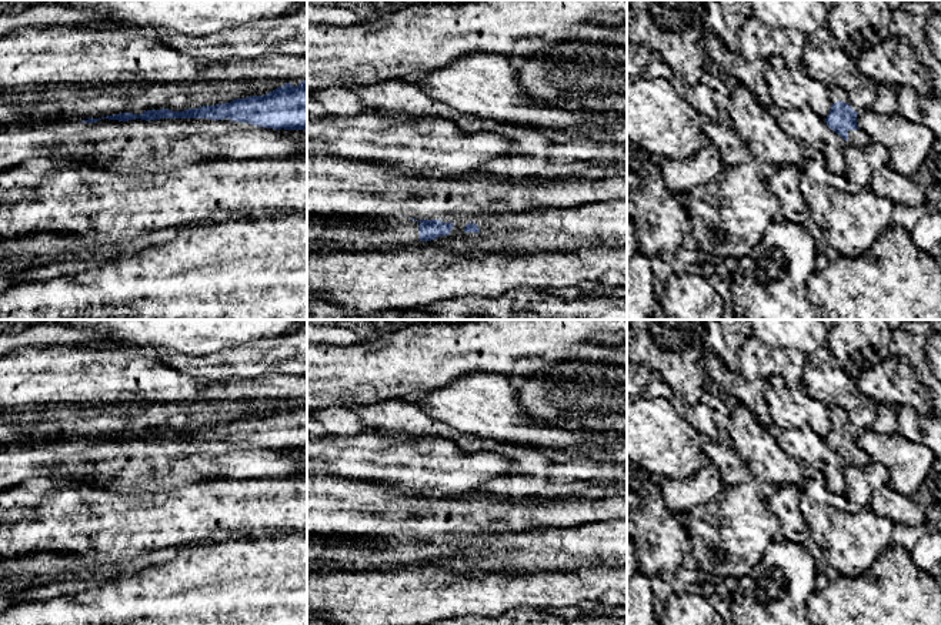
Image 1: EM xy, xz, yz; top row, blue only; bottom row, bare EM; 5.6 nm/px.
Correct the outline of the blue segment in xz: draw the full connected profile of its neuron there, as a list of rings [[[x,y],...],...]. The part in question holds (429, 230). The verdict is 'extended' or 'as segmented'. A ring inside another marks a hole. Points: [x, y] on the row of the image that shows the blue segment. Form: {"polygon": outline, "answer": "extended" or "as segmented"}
{"polygon": [[[307,217],[307,251],[334,247],[343,251],[383,250],[431,241],[453,231],[454,223],[400,217]]], "answer": "extended"}

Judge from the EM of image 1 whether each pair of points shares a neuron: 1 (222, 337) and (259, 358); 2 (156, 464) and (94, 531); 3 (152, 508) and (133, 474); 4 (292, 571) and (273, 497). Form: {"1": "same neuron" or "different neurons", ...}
{"1": "different neurons", "2": "different neurons", "3": "different neurons", "4": "different neurons"}

